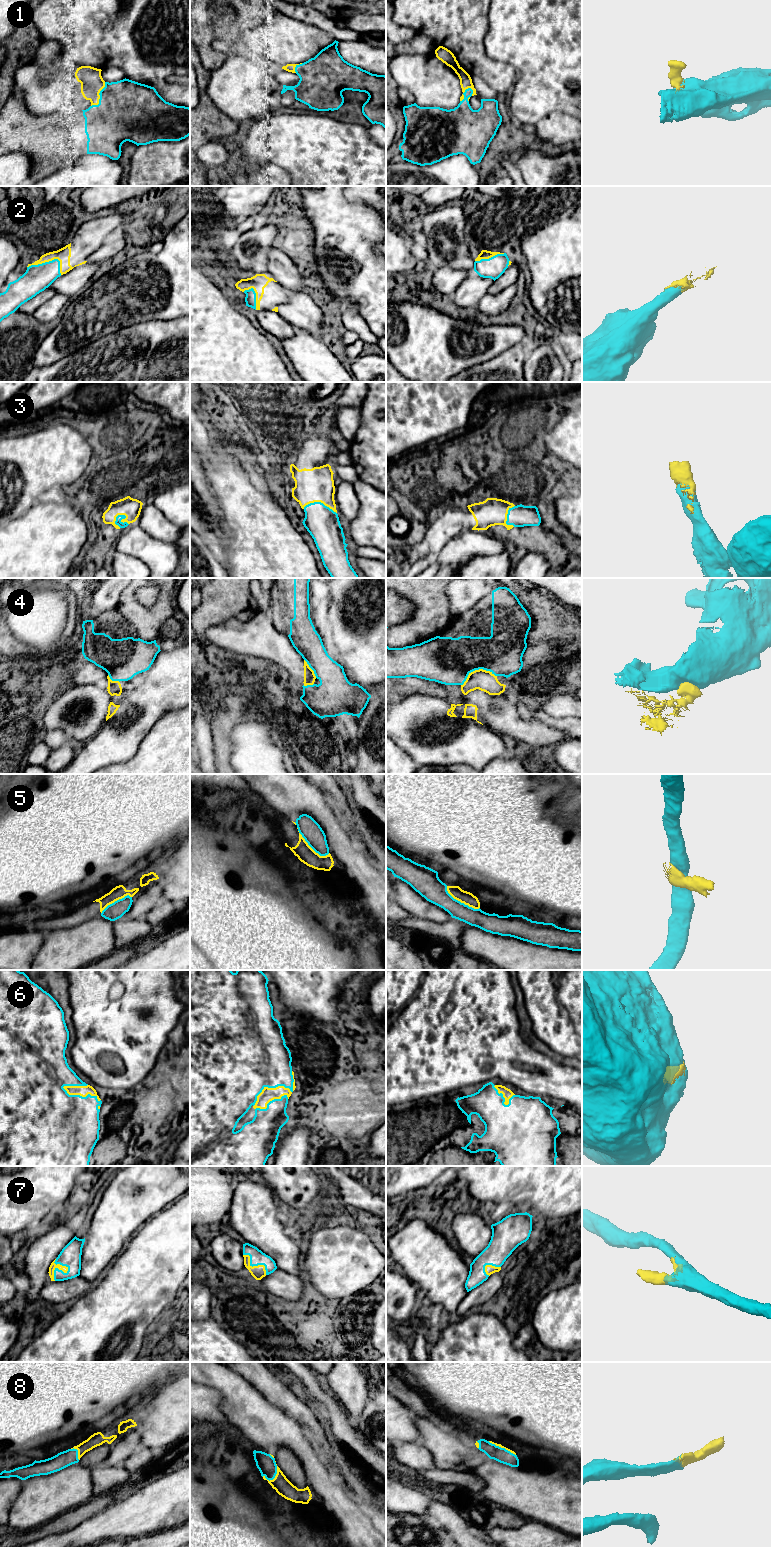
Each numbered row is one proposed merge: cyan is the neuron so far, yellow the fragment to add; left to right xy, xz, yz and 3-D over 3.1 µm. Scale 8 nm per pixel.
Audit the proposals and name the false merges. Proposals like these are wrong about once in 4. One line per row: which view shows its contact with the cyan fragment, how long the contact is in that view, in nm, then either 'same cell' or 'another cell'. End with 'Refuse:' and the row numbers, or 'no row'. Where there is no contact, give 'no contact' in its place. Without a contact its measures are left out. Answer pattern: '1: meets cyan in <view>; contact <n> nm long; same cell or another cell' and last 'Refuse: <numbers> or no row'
1: meets cyan in xy; contact 240 nm long; same cell
2: meets cyan in xy; contact 280 nm long; same cell
3: meets cyan in xy; contact 130 nm long; same cell
4: meets cyan in yz; contact 300 nm long; another cell
5: meets cyan in yz; contact 320 nm long; another cell
6: meets cyan in xz; contact 420 nm long; same cell
7: meets cyan in xy; contact 180 nm long; same cell
8: meets cyan in xz; contact 160 nm long; same cell
Refuse: 4, 5

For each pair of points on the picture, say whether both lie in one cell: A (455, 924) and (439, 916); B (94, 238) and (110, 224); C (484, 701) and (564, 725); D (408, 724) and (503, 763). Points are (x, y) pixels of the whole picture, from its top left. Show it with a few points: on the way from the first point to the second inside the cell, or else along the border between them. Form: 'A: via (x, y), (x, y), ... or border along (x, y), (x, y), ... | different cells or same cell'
A: border along (451, 917), (441, 922), (425, 920) | different cells
B: via (98, 234), (106, 226) | same cell
C: border along (533, 715), (555, 728) | different cells
D: border along (505, 755), (494, 758), (487, 763) | different cells

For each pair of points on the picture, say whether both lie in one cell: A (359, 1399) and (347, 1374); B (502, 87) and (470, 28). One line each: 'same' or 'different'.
A: same
B: same

